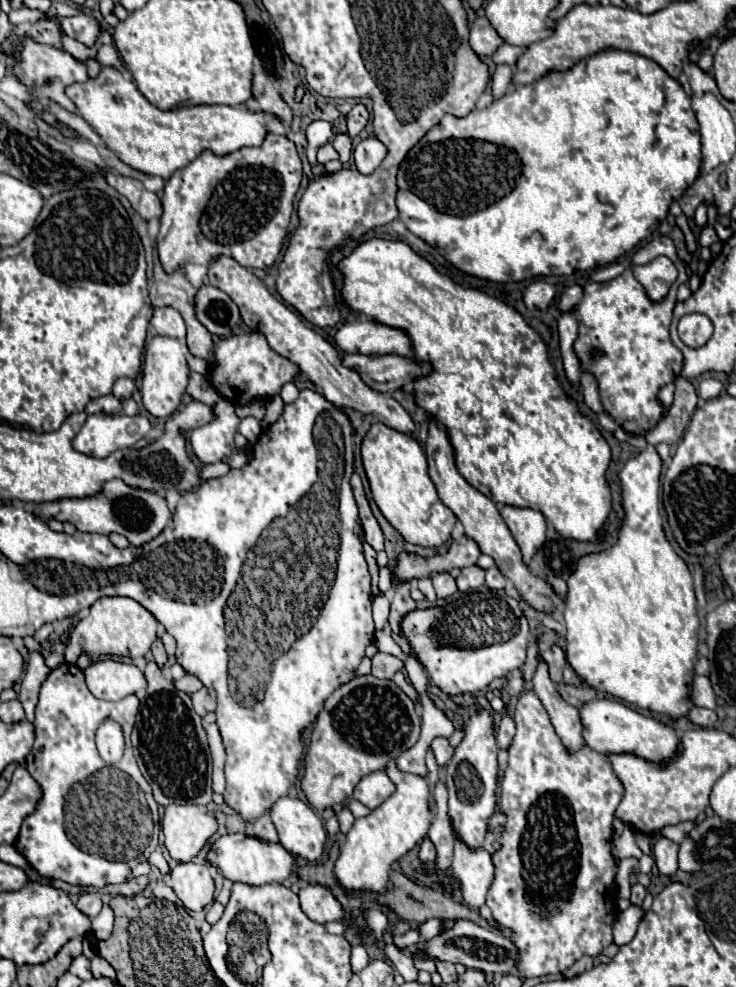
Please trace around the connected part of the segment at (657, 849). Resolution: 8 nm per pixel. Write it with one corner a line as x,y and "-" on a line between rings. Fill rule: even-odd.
664,836
654,844
654,860
656,860
660,874
674,876
674,872
678,870
678,848
680,846
676,842

